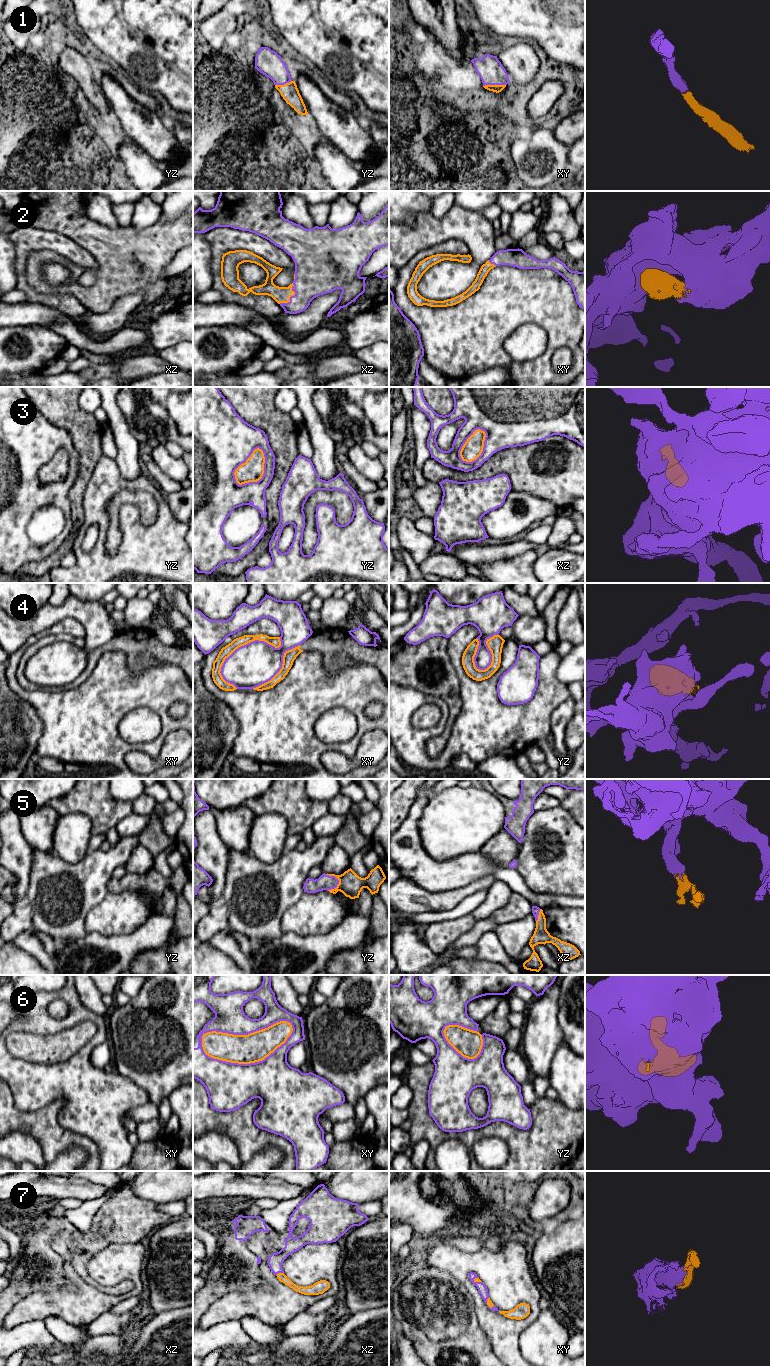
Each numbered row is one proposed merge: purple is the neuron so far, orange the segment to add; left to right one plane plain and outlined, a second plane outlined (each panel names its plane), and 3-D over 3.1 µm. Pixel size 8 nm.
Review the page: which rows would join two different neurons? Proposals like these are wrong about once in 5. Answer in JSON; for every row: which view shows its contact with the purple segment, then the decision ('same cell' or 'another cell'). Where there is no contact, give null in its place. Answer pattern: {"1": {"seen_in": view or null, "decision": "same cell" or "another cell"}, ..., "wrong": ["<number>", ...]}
{"1": {"seen_in": "xy", "decision": "same cell"}, "2": {"seen_in": "xz", "decision": "same cell"}, "3": {"seen_in": "yz", "decision": "another cell"}, "4": {"seen_in": "xy", "decision": "another cell"}, "5": {"seen_in": "yz", "decision": "same cell"}, "6": {"seen_in": "xy", "decision": "another cell"}, "7": {"seen_in": "xz", "decision": "same cell"}, "wrong": ["3", "4", "6"]}

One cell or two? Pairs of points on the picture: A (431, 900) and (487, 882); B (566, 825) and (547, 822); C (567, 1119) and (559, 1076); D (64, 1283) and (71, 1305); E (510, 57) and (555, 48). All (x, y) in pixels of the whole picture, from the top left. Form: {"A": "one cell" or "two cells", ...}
{"A": "one cell", "B": "one cell", "C": "two cells", "D": "two cells", "E": "two cells"}

